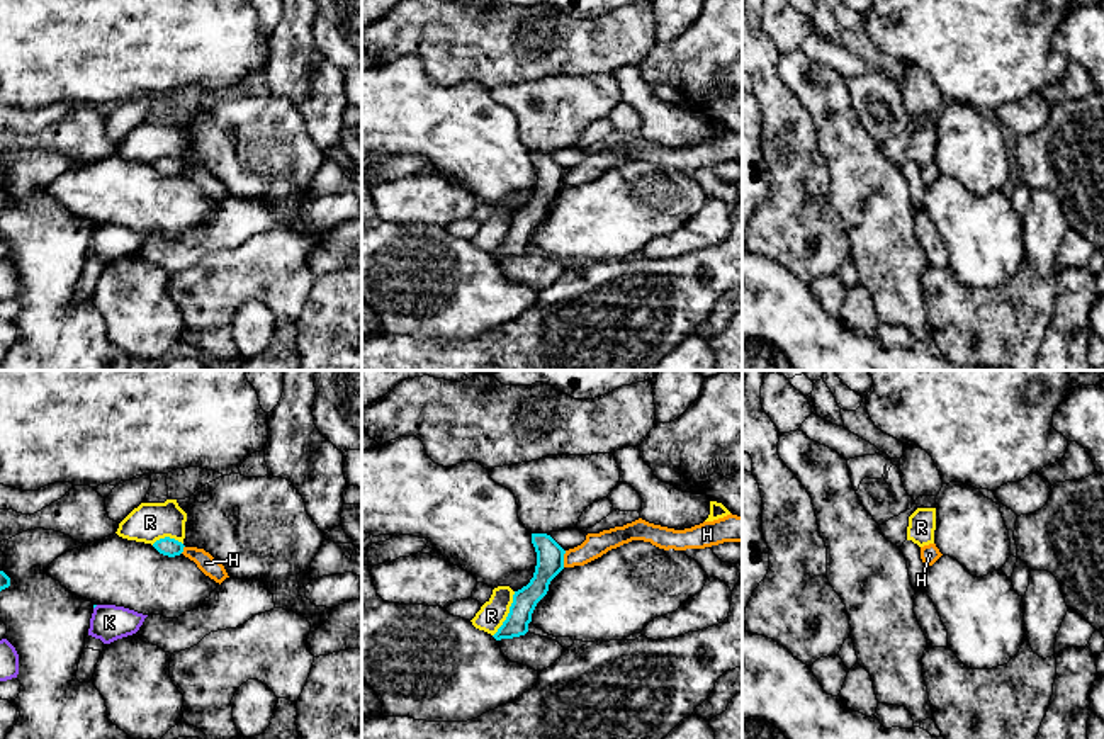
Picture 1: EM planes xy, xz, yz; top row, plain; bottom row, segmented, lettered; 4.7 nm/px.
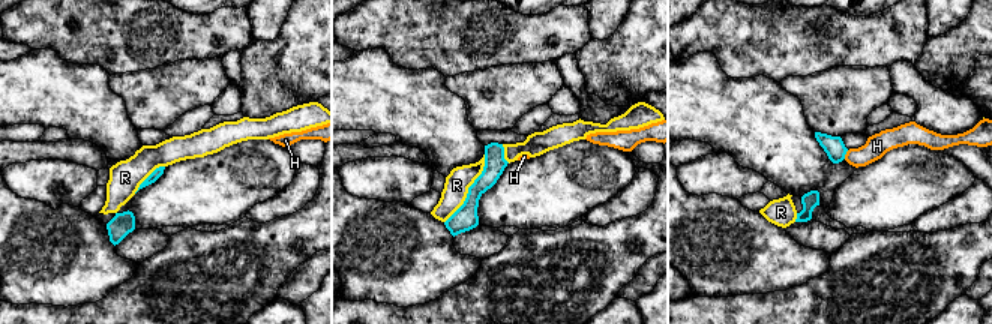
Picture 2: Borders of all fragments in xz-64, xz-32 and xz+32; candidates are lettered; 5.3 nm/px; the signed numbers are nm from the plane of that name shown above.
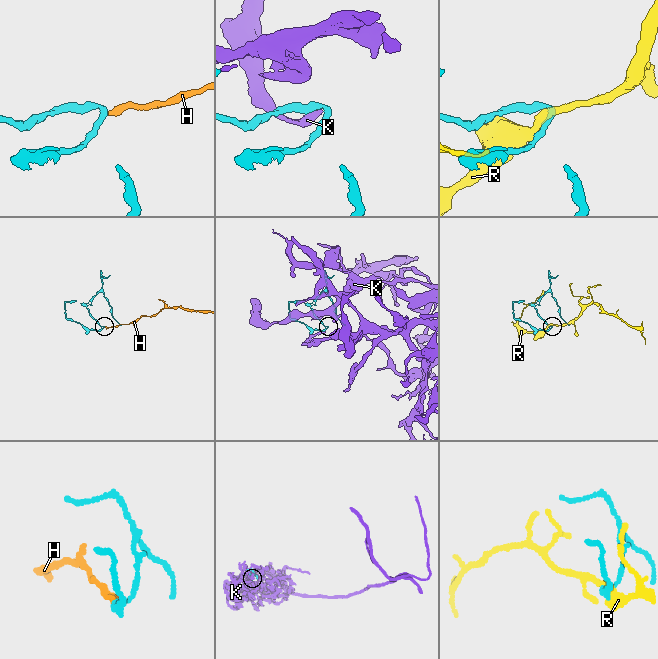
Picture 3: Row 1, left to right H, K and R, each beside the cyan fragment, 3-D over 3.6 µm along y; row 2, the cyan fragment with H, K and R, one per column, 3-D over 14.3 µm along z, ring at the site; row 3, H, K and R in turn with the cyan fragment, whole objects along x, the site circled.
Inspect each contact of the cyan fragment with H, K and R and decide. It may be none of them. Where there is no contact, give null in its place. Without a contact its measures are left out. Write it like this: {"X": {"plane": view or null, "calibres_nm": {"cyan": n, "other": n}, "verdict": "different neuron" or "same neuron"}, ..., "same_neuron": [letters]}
{"H": {"plane": "xz", "calibres_nm": {"cyan": 130, "other": 110}, "verdict": "different neuron"}, "K": {"plane": null, "verdict": "different neuron"}, "R": {"plane": "xz", "calibres_nm": {"cyan": 120, "other": 130}, "verdict": "different neuron"}, "same_neuron": []}

